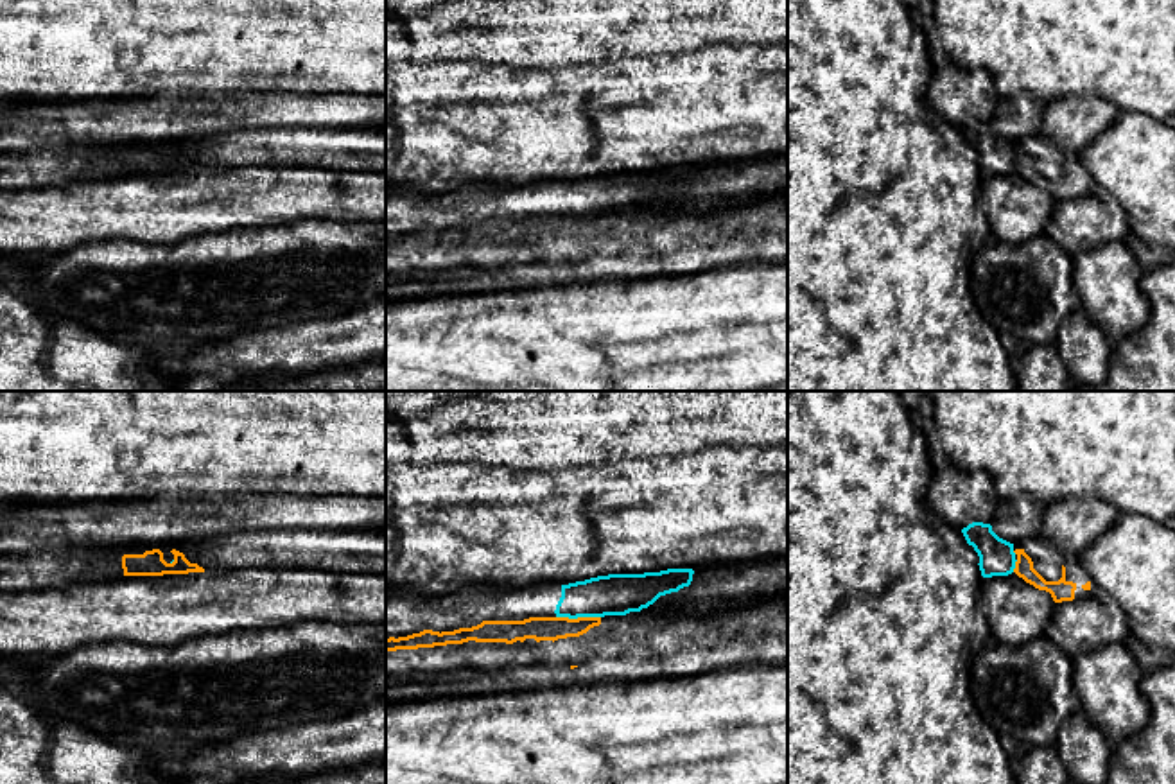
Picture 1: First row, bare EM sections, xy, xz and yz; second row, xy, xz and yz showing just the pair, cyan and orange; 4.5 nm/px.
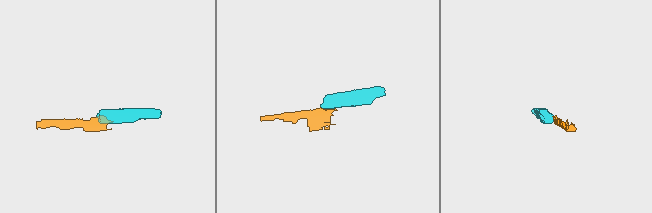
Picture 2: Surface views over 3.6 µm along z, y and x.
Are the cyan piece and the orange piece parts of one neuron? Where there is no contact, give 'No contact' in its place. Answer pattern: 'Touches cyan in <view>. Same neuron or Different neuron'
Touches cyan in xz. Different neuron

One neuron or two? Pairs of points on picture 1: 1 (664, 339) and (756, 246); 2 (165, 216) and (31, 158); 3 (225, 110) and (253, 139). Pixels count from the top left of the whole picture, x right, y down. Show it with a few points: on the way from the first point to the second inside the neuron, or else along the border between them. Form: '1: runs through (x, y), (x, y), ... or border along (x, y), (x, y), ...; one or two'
1: border along (768, 264), (732, 266), (695, 275); two
2: border along (70, 178), (63, 183); two
3: border along (239, 128), (207, 133), (198, 139); two

